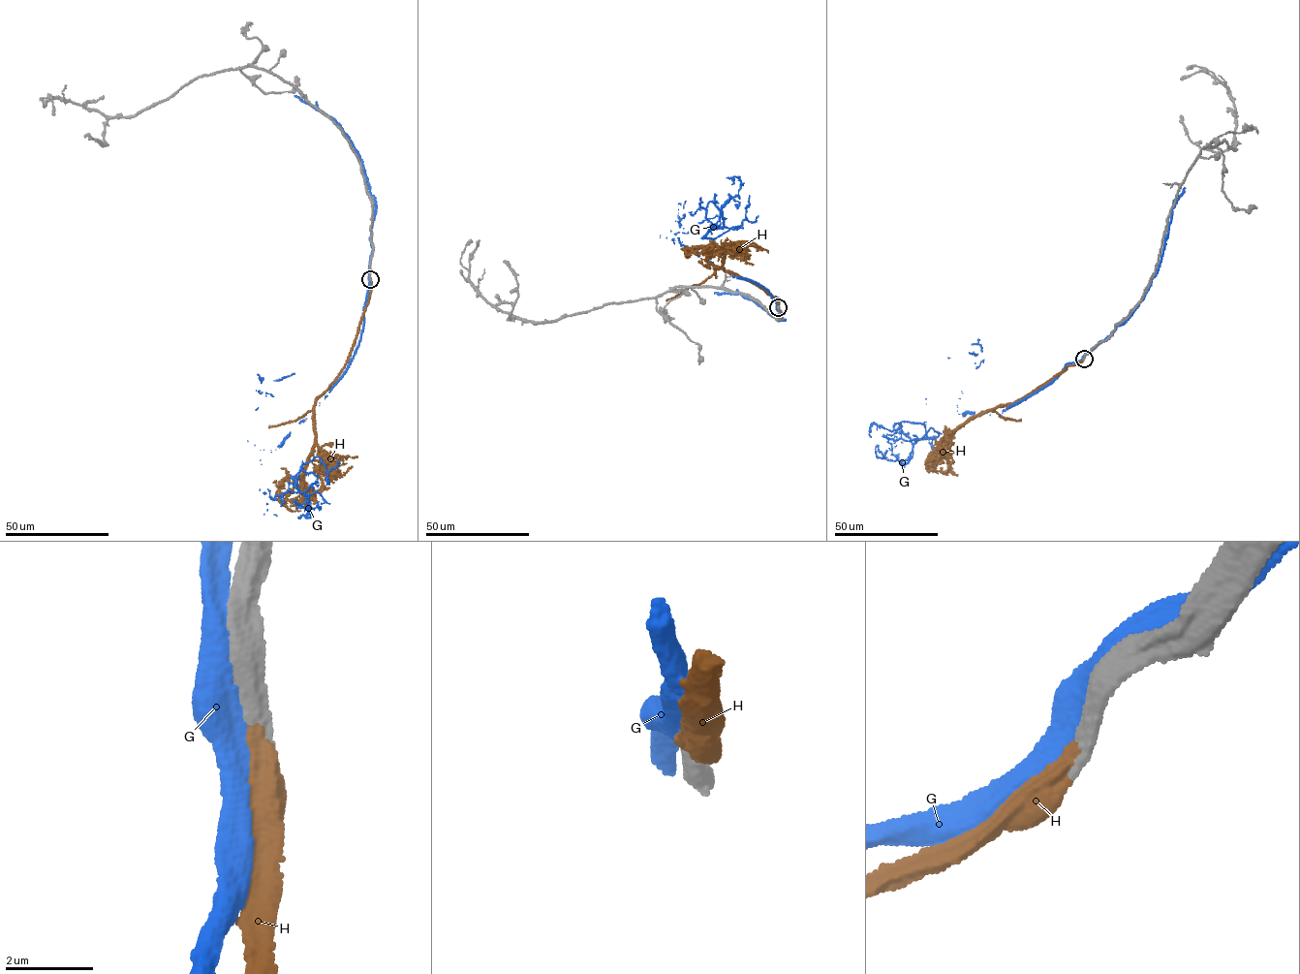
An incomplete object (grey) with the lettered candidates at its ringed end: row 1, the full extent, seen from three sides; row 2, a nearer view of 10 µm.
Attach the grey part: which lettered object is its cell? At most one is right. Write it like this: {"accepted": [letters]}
{"accepted": ["H"]}

